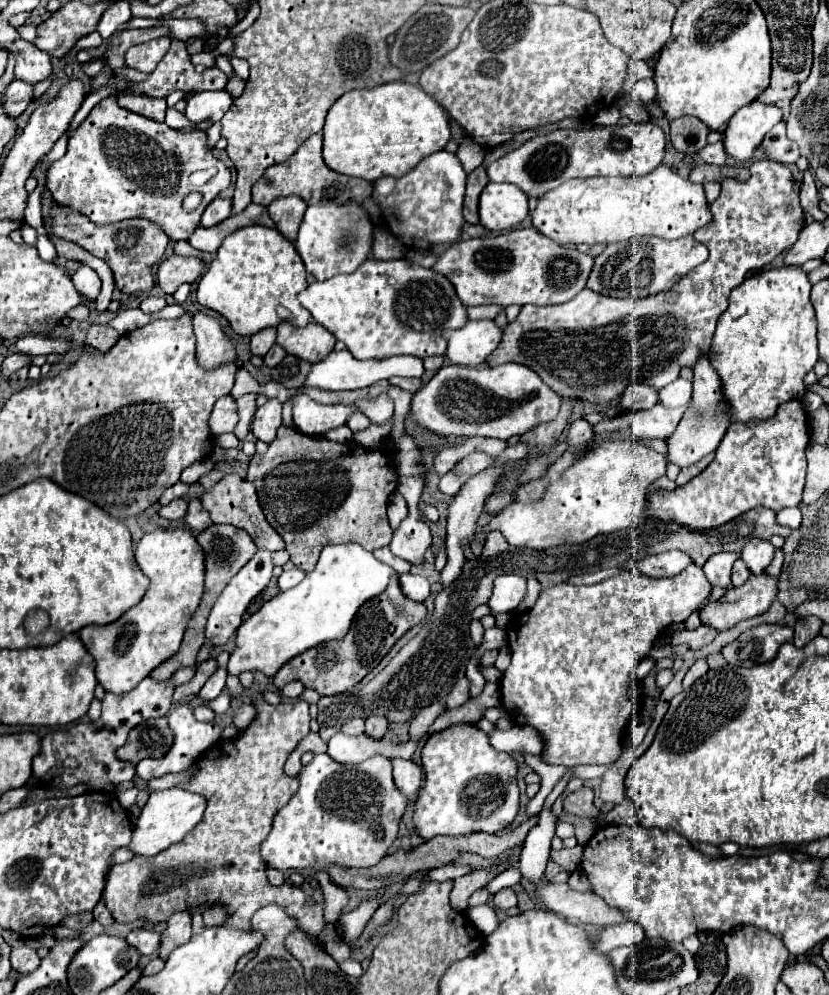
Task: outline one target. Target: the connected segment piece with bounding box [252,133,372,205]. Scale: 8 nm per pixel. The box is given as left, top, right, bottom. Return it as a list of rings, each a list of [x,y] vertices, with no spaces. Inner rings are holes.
[[[316,133],[308,137],[298,151],[284,163],[276,163],[268,167],[262,175],[262,179],[256,181],[252,187],[252,201],[258,205],[270,205],[276,197],[282,195],[296,195],[304,199],[308,205],[322,205],[322,203],[364,203],[372,193],[372,183],[358,177],[348,177],[336,171],[330,171],[330,167],[322,159],[322,133]]]

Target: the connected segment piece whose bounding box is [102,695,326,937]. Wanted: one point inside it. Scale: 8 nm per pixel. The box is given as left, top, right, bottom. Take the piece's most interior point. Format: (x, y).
(219, 863)

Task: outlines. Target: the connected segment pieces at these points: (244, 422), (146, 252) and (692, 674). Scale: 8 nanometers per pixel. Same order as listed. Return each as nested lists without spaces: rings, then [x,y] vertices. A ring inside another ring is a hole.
[[[250,393],[250,395],[242,395],[240,399],[236,399],[236,405],[238,405],[238,415],[240,415],[240,421],[234,429],[236,437],[244,439],[248,429],[250,429],[250,423],[252,423],[252,415],[256,411],[256,395]]]
[[[54,203],[52,207],[52,217],[54,217],[52,229],[56,235],[78,243],[94,257],[100,257],[110,265],[114,273],[114,281],[122,293],[128,295],[148,293],[154,287],[154,275],[150,271],[152,269],[150,265],[156,265],[160,261],[170,241],[160,225],[150,223],[148,219],[138,219],[138,221],[122,221],[118,225],[108,225],[108,227],[96,227],[90,225],[90,221],[86,221],[86,217],[82,217],[80,213],[74,213],[72,209],[62,209],[62,205],[58,203]]]
[[[696,659],[696,663],[688,669],[684,677],[684,687],[690,687],[698,677],[702,677],[708,671],[708,661],[706,659]]]

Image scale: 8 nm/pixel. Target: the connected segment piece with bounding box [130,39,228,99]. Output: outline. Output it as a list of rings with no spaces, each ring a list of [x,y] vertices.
[[[172,39],[168,53],[160,61],[160,67],[152,71],[150,79],[144,83],[130,83],[130,89],[142,95],[164,99],[176,89],[182,89],[186,93],[224,89],[226,81],[226,73],[218,67],[206,69],[206,73],[198,75],[194,71],[194,65],[186,59],[186,43]]]

